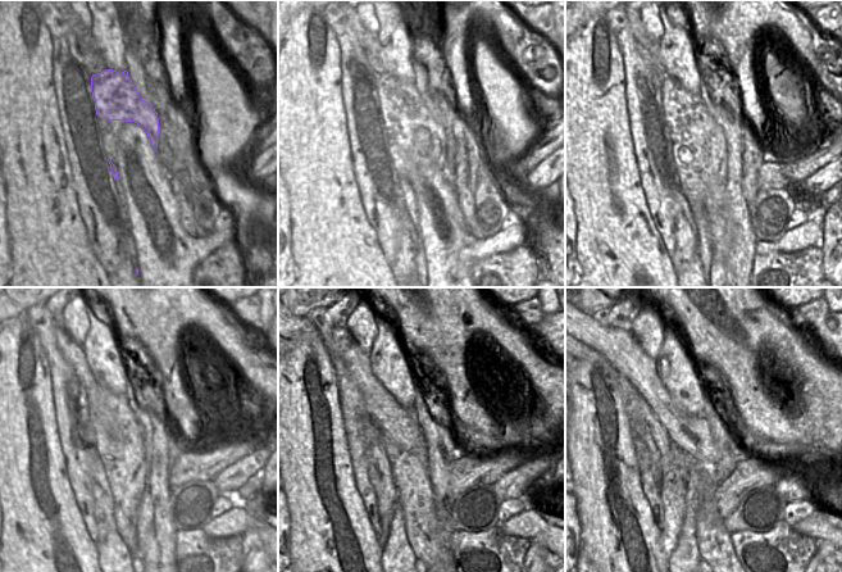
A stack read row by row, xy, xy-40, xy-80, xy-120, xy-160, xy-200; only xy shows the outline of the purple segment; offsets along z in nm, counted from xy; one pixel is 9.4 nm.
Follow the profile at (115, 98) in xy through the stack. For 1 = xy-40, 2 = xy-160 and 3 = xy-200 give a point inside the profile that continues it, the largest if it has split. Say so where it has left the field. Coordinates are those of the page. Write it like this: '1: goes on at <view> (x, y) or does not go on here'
1: goes on at xy-40 (399, 99)
2: goes on at xy-160 (385, 395)
3: goes on at xy-200 (670, 399)

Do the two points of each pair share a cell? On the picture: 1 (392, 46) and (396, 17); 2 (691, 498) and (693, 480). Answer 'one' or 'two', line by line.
1: one
2: one

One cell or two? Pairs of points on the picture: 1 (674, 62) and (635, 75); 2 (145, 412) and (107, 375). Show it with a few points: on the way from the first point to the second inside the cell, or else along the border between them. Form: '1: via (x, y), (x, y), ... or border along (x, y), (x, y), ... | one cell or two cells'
1: border along (659, 42), (659, 60), (663, 67) | two cells
2: border along (127, 386), (124, 393) | two cells

